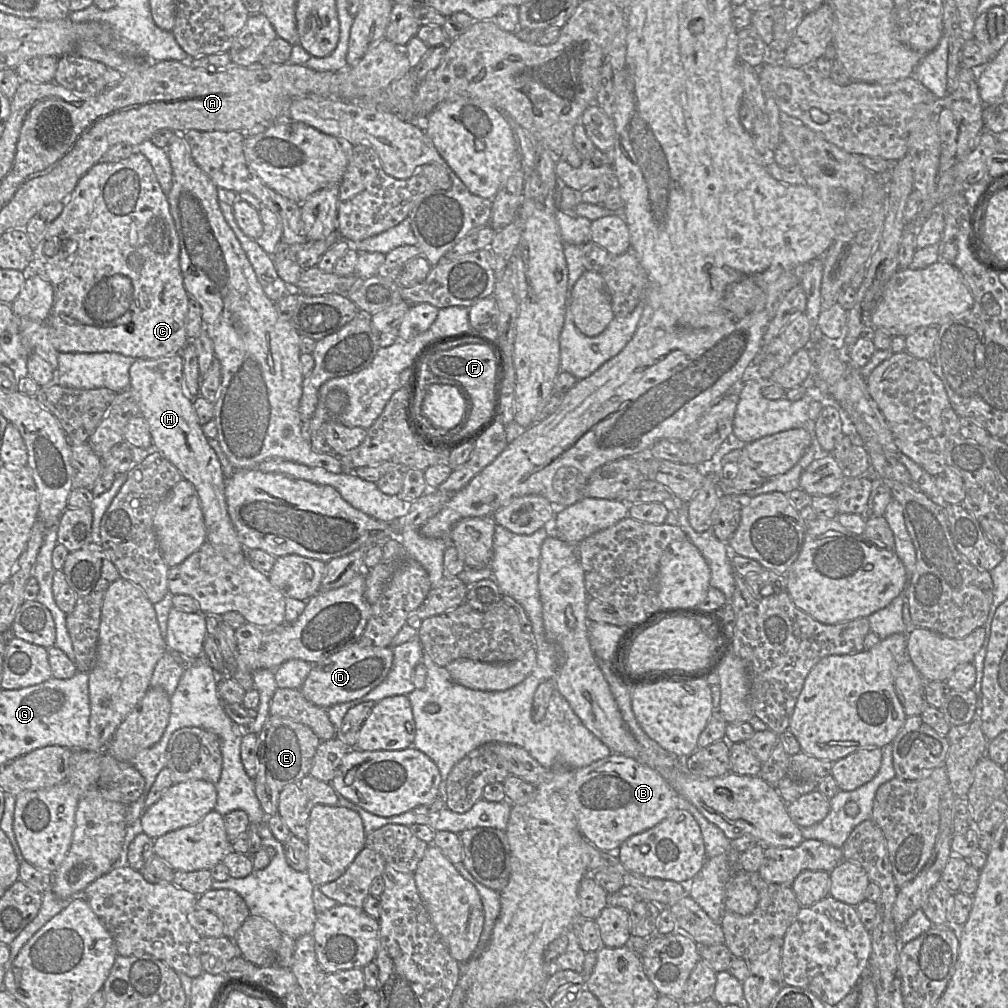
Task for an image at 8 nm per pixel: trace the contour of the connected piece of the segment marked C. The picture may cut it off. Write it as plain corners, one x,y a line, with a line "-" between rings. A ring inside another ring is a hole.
135,151
129,158
117,162
100,161
95,164
78,182
75,189
64,203
62,213
48,224
41,241
34,246
31,272
48,281
54,290
54,300
51,314
47,320
49,339
60,353
80,352
116,352
136,359
150,359
168,357
181,354
190,342
186,332
186,319
190,296
185,290
180,268
180,243
175,223
170,212
168,194
160,187
149,160
139,151
-
61,240
61,248
54,256
46,256
44,245
47,241

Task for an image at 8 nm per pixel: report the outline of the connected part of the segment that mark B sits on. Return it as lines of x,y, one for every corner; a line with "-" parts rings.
615,753
574,770
574,777
569,782
569,800
579,831
587,841
605,852
617,852
629,837
656,826
678,808
678,798
677,792
657,771

